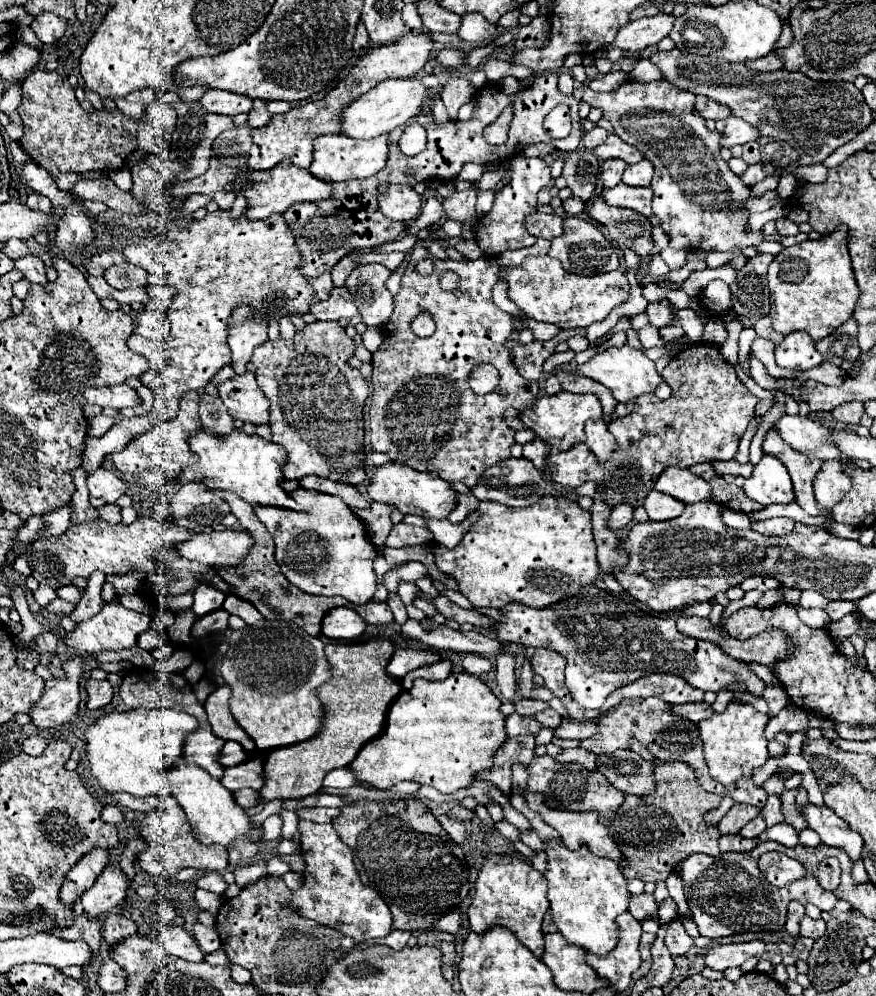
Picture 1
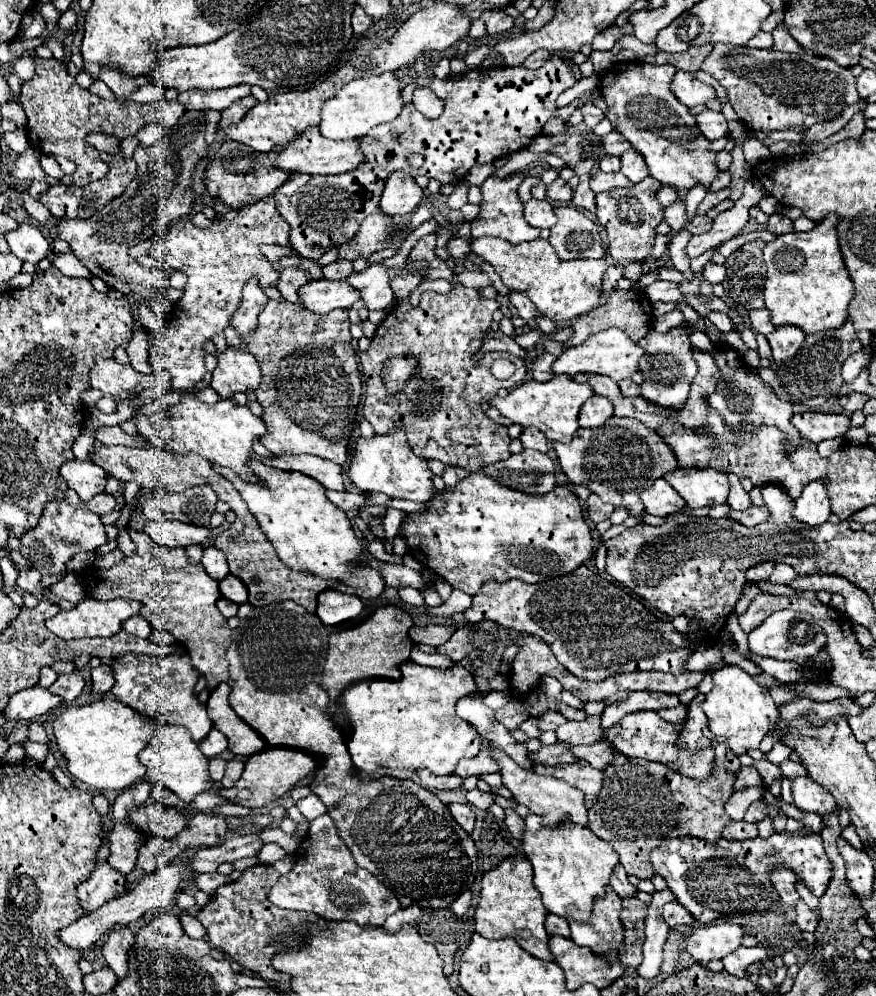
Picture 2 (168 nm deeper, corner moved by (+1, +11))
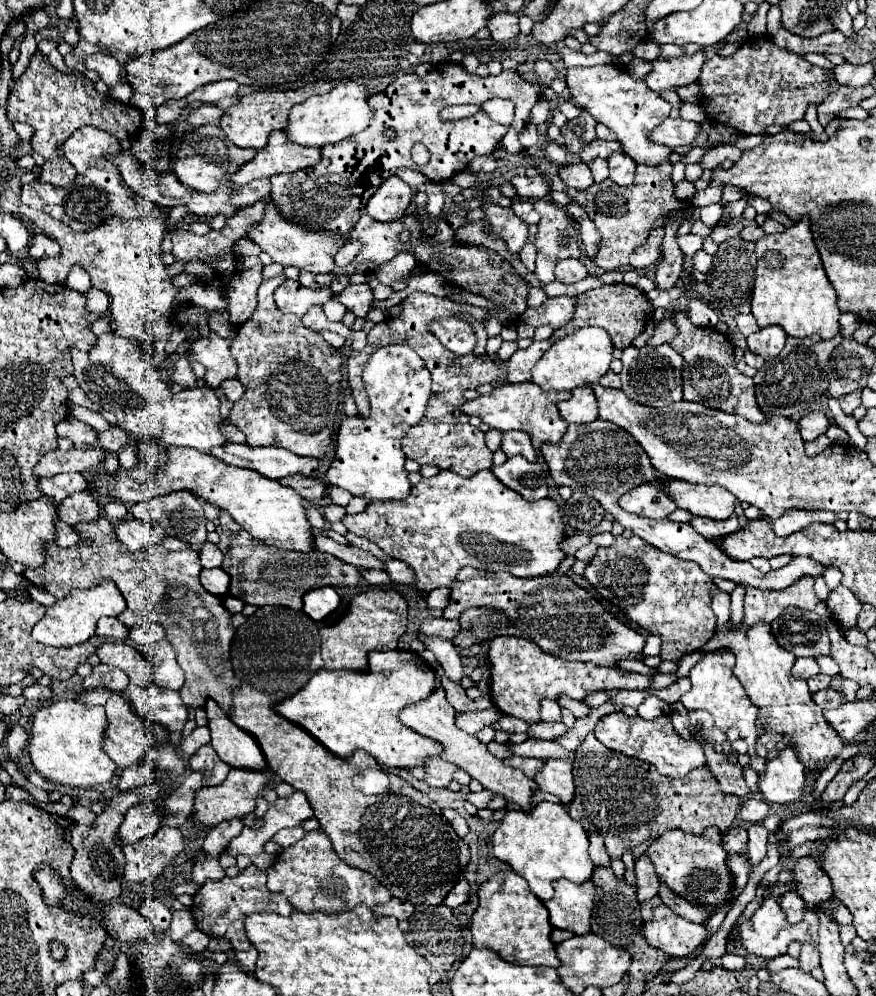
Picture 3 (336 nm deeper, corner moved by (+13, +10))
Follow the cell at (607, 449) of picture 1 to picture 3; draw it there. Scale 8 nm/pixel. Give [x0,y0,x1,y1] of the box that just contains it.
[558,386,598,424]

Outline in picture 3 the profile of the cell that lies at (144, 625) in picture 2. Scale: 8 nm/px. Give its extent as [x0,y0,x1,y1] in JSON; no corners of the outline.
[96,618,128,640]

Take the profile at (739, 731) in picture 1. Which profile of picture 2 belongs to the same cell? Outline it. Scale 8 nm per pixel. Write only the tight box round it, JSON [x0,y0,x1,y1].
[704,665,778,755]

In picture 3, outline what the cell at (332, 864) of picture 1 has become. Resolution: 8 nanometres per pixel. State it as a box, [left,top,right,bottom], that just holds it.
[266,830,392,914]

